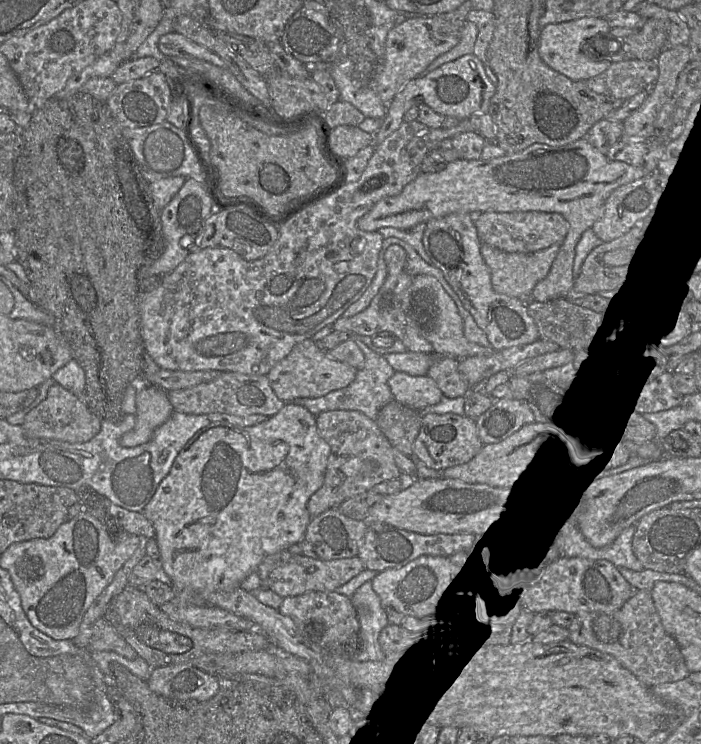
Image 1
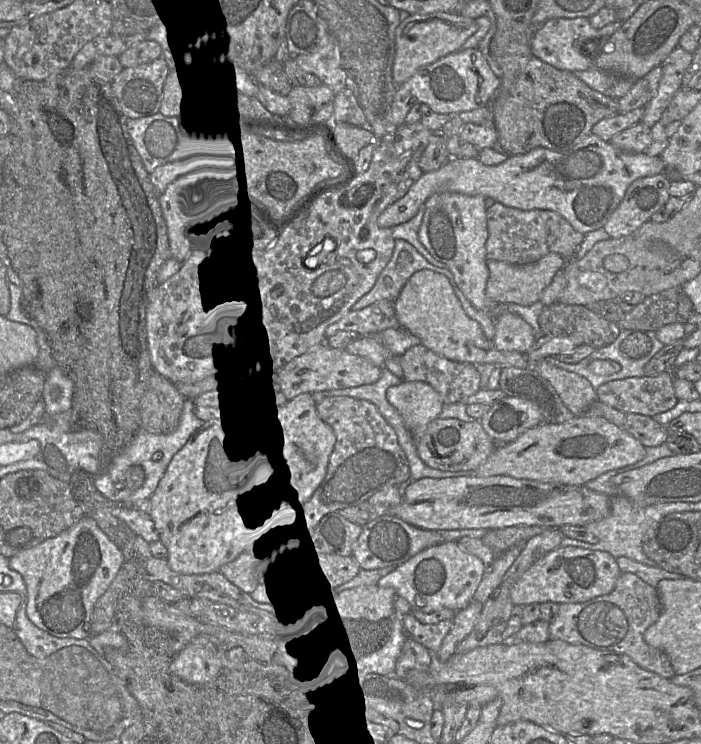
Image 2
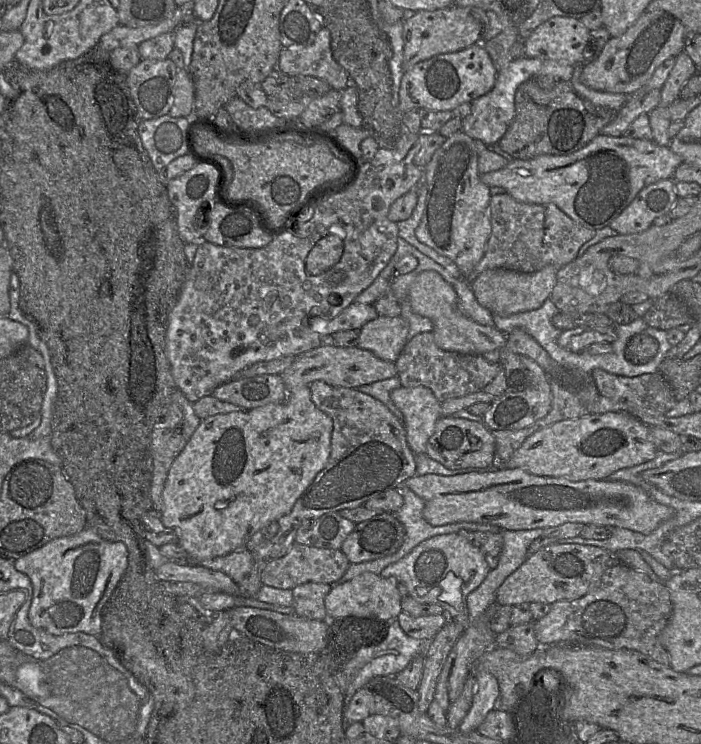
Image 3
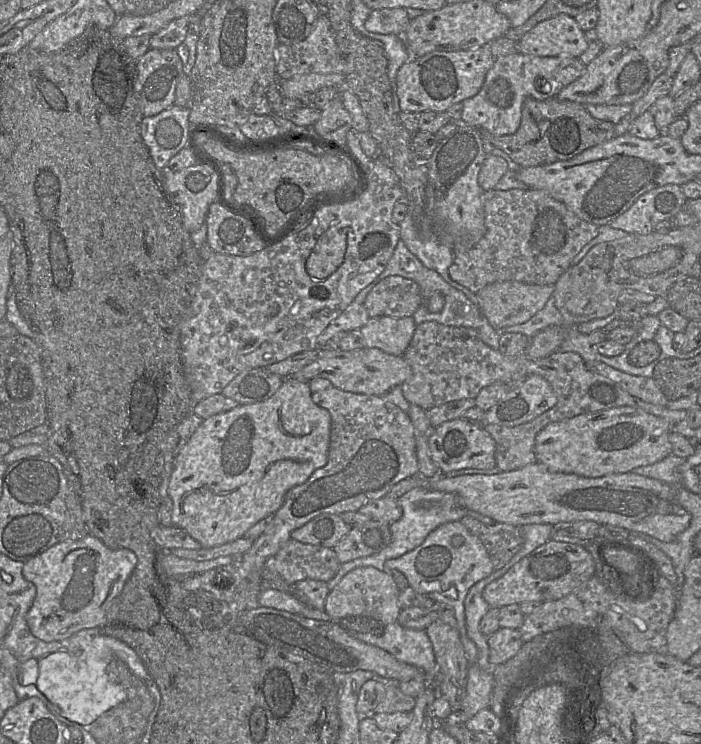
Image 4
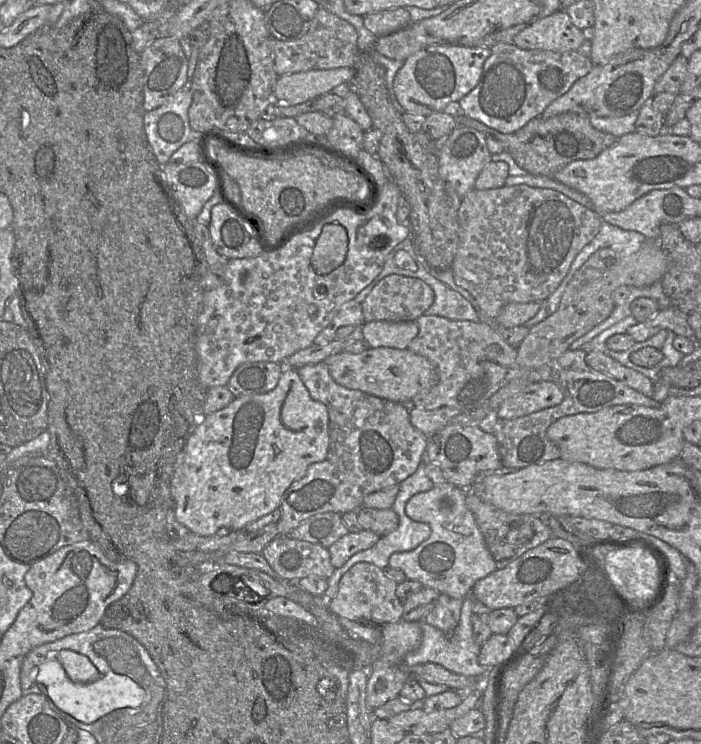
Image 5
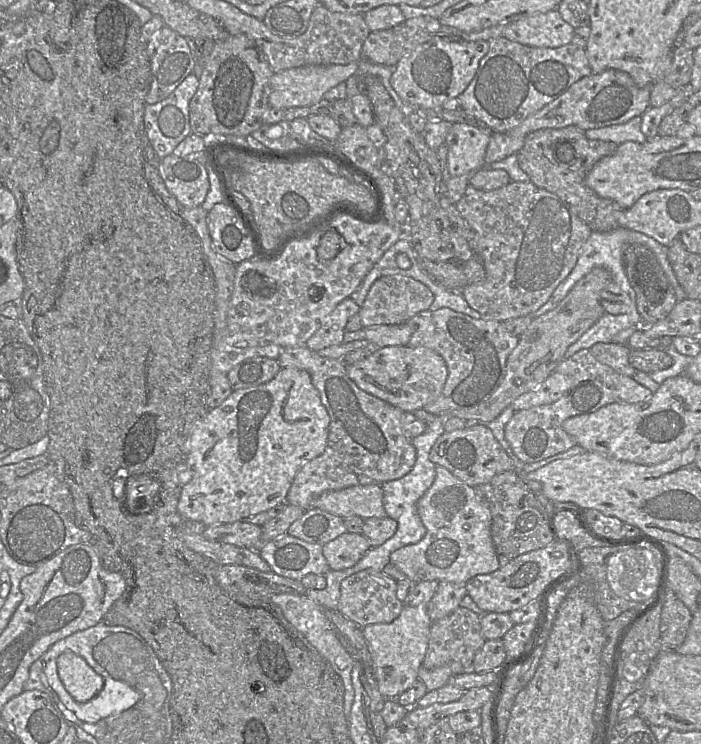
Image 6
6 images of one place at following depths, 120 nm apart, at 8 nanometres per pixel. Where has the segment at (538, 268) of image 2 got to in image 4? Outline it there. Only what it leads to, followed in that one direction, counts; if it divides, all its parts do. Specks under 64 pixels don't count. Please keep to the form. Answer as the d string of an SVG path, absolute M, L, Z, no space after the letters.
M517 281L495 282L476 293L478 307L489 324L499 333L509 326L522 324L540 311L554 293L554 285L533 285Z

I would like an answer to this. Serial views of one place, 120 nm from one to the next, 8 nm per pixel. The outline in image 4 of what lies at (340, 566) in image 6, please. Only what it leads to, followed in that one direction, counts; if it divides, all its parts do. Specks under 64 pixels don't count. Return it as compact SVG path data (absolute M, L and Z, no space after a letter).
M370 520L352 527L334 547L340 564L351 560L377 554L391 542L390 525L377 520Z

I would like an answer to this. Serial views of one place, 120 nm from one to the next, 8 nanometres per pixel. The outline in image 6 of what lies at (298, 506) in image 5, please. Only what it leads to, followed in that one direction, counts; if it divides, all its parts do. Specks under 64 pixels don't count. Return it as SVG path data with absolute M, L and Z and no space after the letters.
M306 346L285 348L277 359L281 368L295 367L309 373L312 384L318 390L322 404L330 416L329 436L324 452L305 463L290 487L287 504L308 510L322 493L341 490L351 486L383 484L397 480L409 473L416 461L416 449L402 429L403 411L375 396L361 390L347 375L346 366L341 360L334 360L311 351Z

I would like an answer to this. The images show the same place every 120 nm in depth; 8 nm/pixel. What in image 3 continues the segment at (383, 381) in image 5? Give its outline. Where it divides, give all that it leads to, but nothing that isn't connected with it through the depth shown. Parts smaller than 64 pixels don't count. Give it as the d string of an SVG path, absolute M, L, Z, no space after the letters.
M321 344L319 347L296 357L293 364L281 375L288 392L314 381L324 381L331 386L358 388L397 376L395 363L382 360L371 351L359 347L337 347Z

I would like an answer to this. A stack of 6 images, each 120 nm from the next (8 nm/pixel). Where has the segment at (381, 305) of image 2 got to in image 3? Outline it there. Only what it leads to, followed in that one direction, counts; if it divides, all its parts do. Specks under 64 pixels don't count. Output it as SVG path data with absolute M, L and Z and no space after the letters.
M353 302L321 330L321 342L324 337L338 331L360 330L366 323L377 317L378 313L373 305Z

